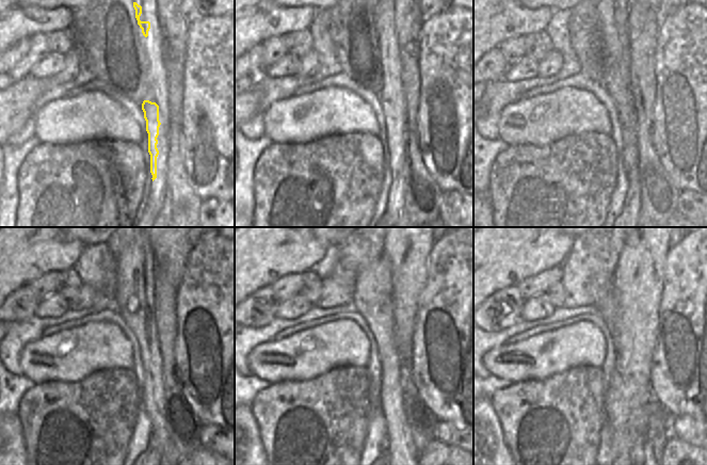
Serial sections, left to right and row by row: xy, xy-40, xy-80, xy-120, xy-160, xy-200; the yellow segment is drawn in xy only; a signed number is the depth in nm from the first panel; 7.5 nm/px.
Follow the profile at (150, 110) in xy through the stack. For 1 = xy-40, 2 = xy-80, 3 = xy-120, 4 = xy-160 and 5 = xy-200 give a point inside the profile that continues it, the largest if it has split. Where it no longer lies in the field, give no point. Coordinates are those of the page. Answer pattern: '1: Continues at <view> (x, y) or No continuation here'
1: Continues at xy-40 (389, 109)
2: Continues at xy-80 (613, 16)
3: Continues at xy-120 (134, 300)
4: Continues at xy-160 (373, 298)
5: Continues at xy-200 (608, 305)

